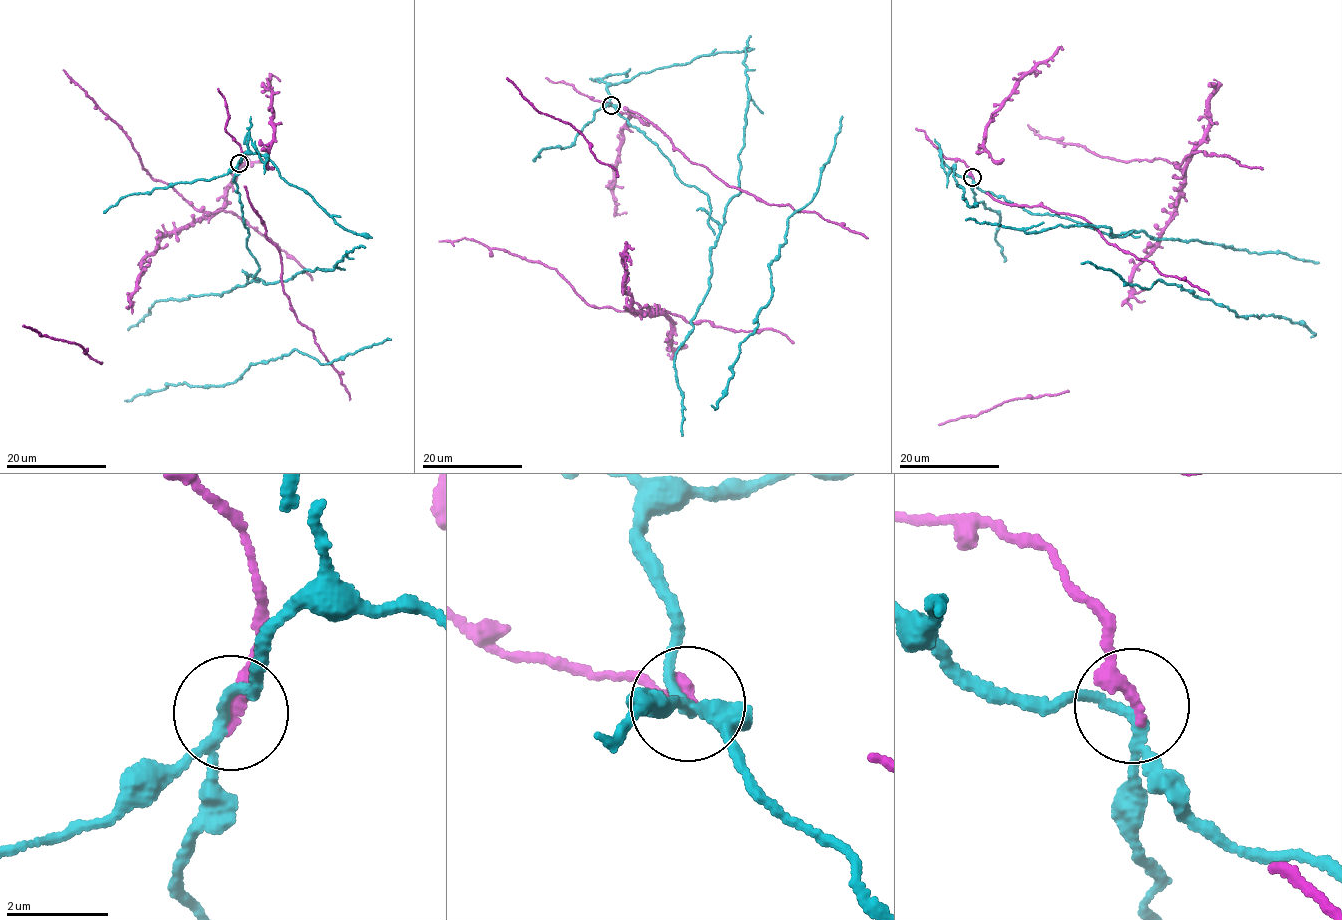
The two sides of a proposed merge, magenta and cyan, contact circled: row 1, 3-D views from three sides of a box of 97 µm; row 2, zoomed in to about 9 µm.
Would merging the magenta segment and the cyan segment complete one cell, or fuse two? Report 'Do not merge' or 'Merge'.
Do not merge

